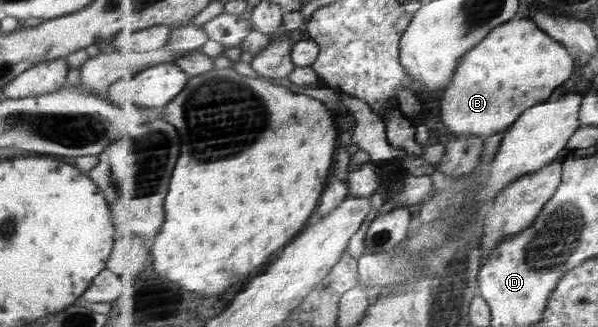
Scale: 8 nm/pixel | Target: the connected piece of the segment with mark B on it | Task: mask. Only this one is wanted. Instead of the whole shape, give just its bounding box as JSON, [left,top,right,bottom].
[442,19,575,135]

